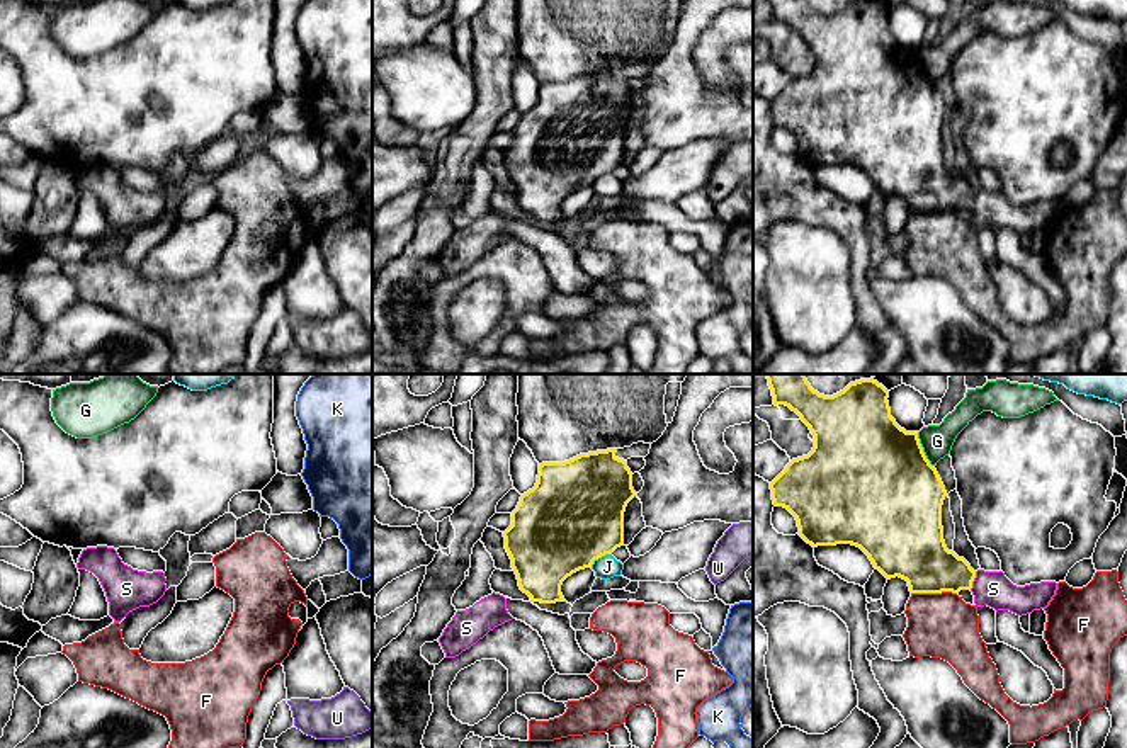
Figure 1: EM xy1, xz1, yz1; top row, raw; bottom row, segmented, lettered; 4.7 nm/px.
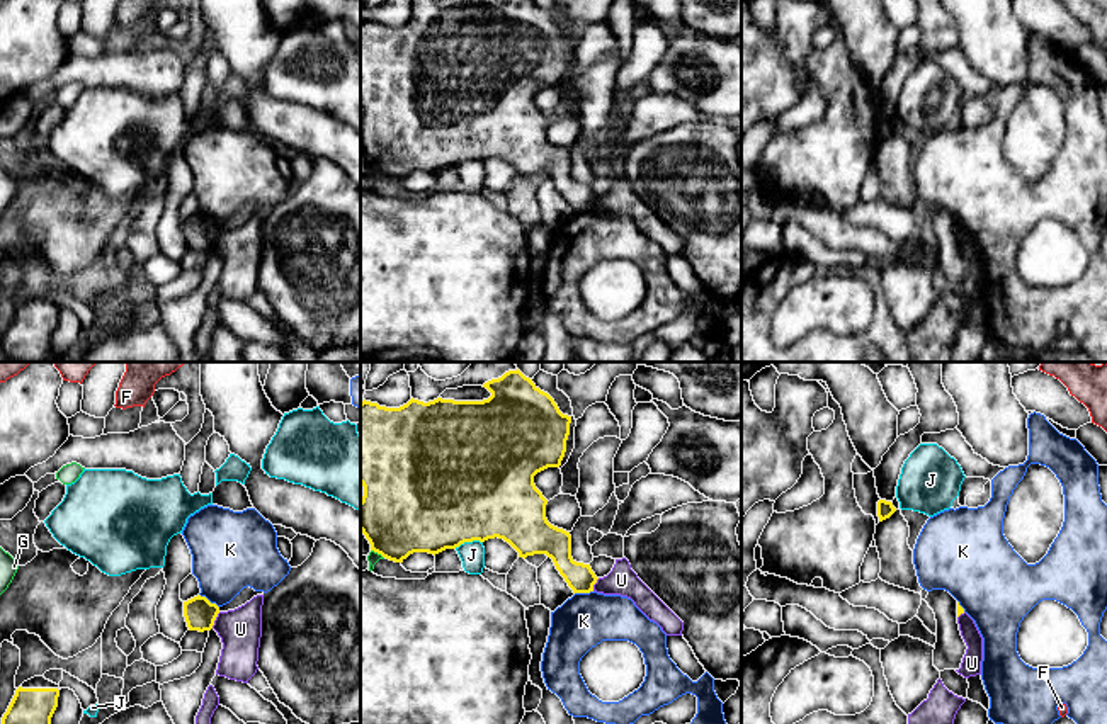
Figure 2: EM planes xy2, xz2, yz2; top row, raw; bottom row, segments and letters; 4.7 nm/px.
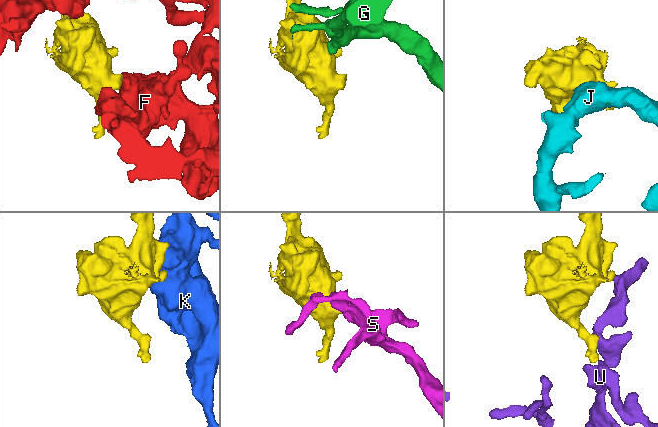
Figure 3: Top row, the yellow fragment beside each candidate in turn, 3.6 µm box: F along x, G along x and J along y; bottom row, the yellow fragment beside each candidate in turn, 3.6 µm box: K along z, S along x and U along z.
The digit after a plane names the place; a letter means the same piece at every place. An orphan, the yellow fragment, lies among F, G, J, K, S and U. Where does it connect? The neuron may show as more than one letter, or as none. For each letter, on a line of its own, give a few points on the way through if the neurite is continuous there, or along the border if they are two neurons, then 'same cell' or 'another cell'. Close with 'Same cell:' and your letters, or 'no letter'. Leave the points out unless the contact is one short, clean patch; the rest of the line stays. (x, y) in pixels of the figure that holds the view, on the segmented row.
F: another cell
G: along yz1 (917, 432), (922, 451), (934, 466) | another cell
J: another cell
K: another cell
S: across yz1 (927, 565), (973, 580), (993, 589) | same cell
U: along xy2 (220, 612), (211, 627) | another cell
Same cell: S

